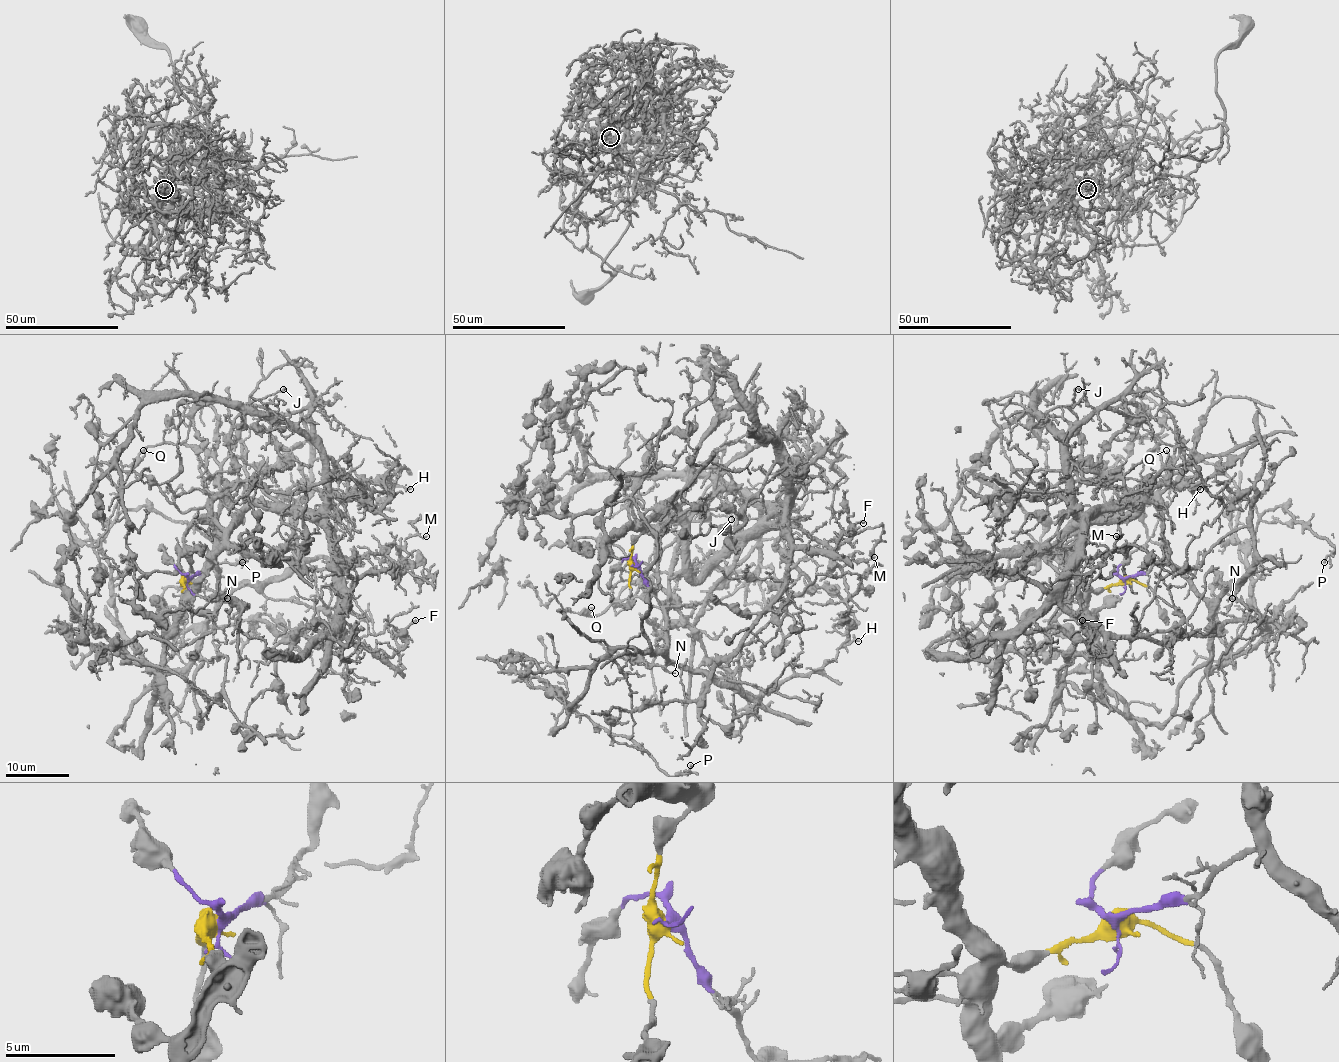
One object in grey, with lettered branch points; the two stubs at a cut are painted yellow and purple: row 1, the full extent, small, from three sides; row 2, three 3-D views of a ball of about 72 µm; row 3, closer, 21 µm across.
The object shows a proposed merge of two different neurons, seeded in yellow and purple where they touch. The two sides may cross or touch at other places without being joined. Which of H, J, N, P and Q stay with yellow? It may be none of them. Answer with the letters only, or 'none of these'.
none of these

